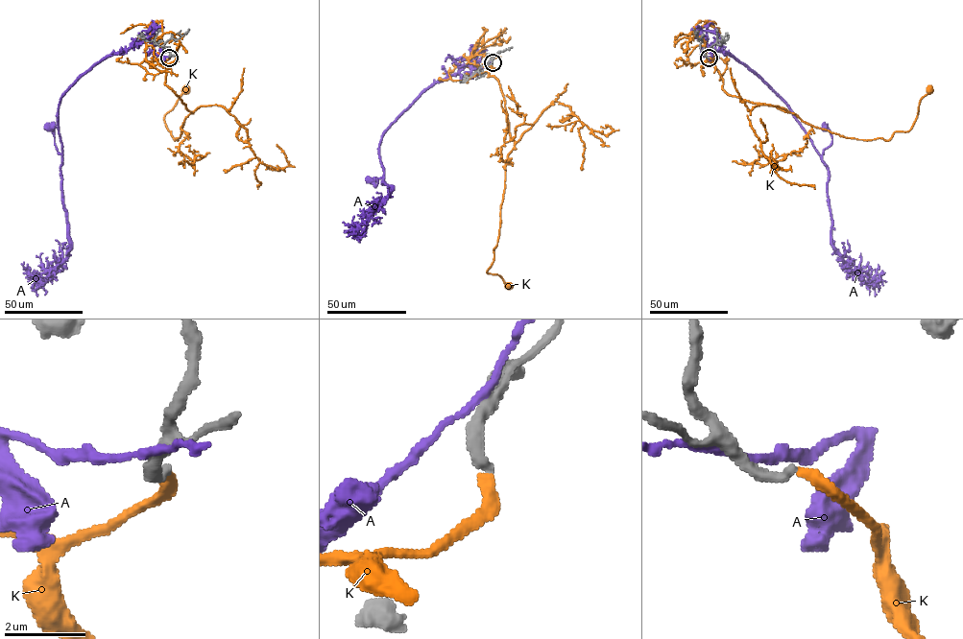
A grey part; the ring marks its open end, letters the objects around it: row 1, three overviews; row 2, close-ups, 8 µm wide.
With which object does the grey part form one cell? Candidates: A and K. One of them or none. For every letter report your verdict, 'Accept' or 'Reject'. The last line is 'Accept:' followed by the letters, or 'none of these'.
A: Reject
K: Accept
Accept: K

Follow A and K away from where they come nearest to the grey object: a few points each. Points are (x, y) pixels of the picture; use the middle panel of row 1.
A: (492, 59), (474, 75), (451, 75), (427, 87), (382, 135), (379, 156), (383, 176), (375, 187), (369, 178)
K: (492, 62), (488, 77), (499, 84), (514, 147), (506, 161), (499, 237), (487, 272), (507, 285)

